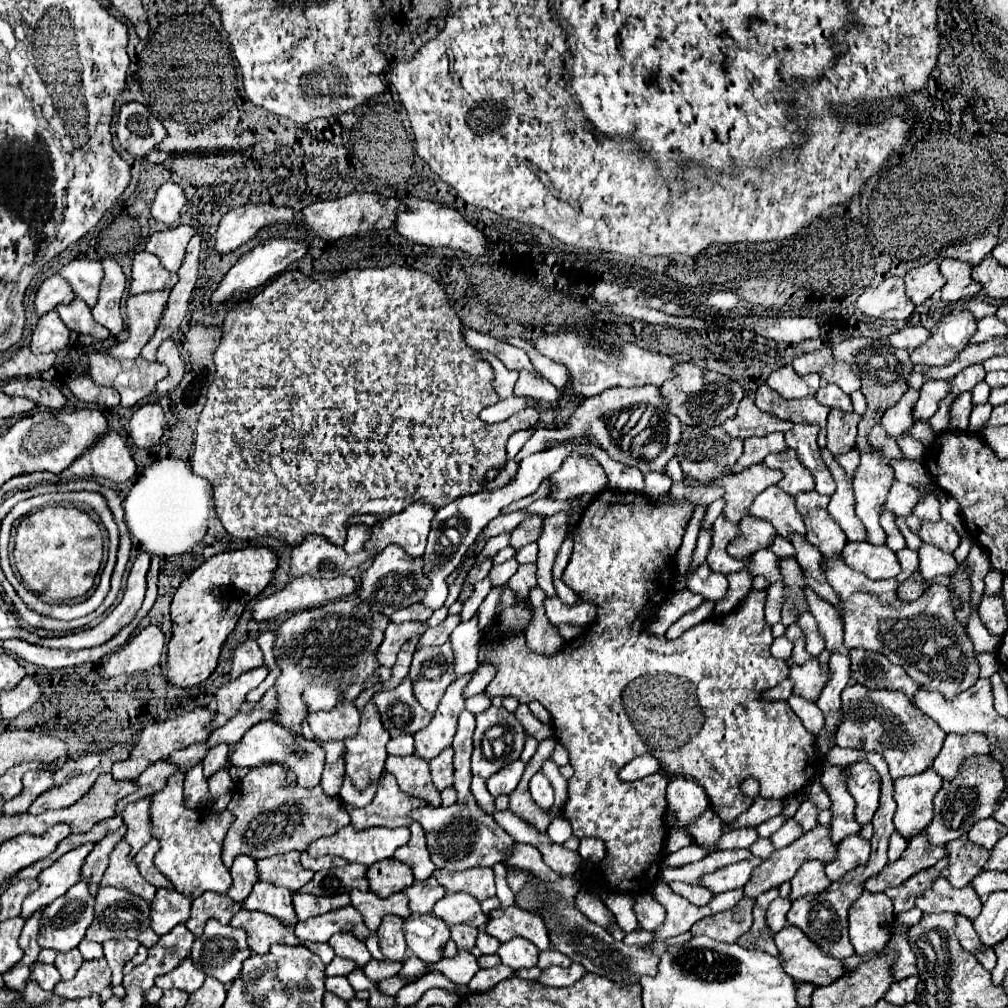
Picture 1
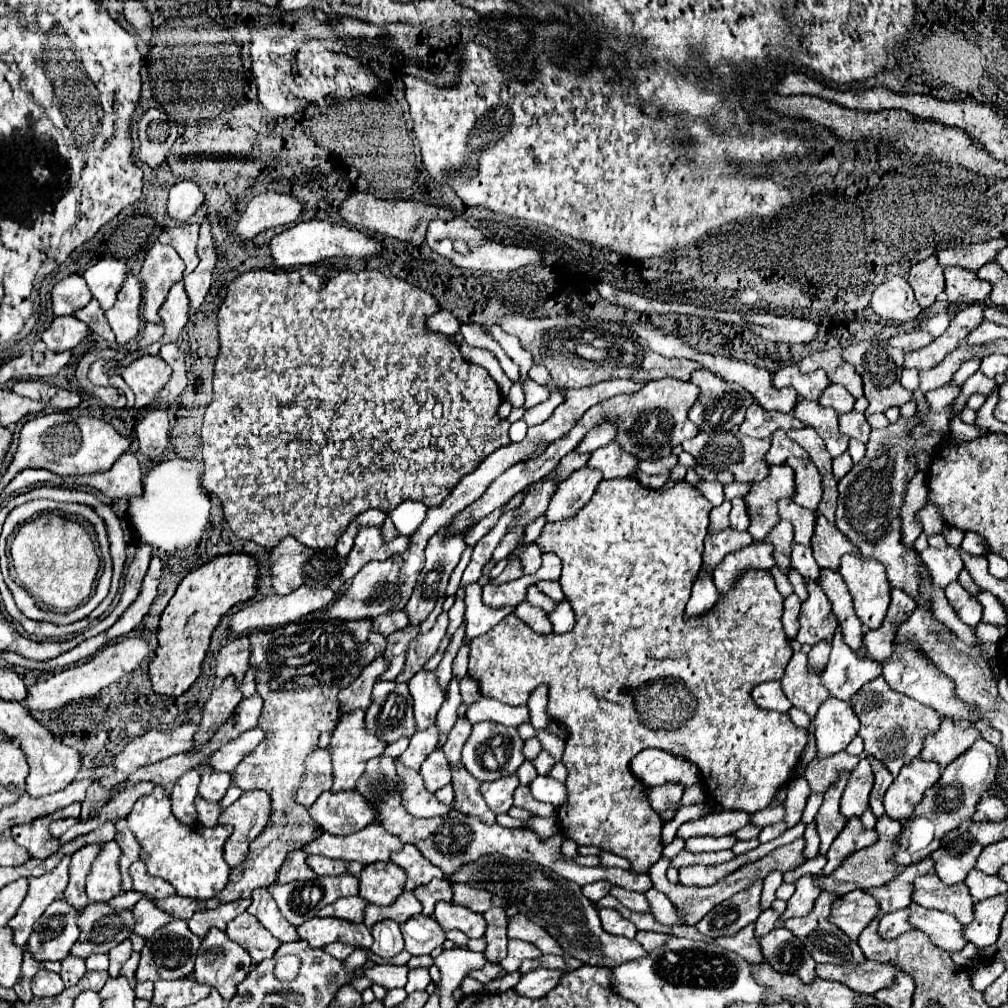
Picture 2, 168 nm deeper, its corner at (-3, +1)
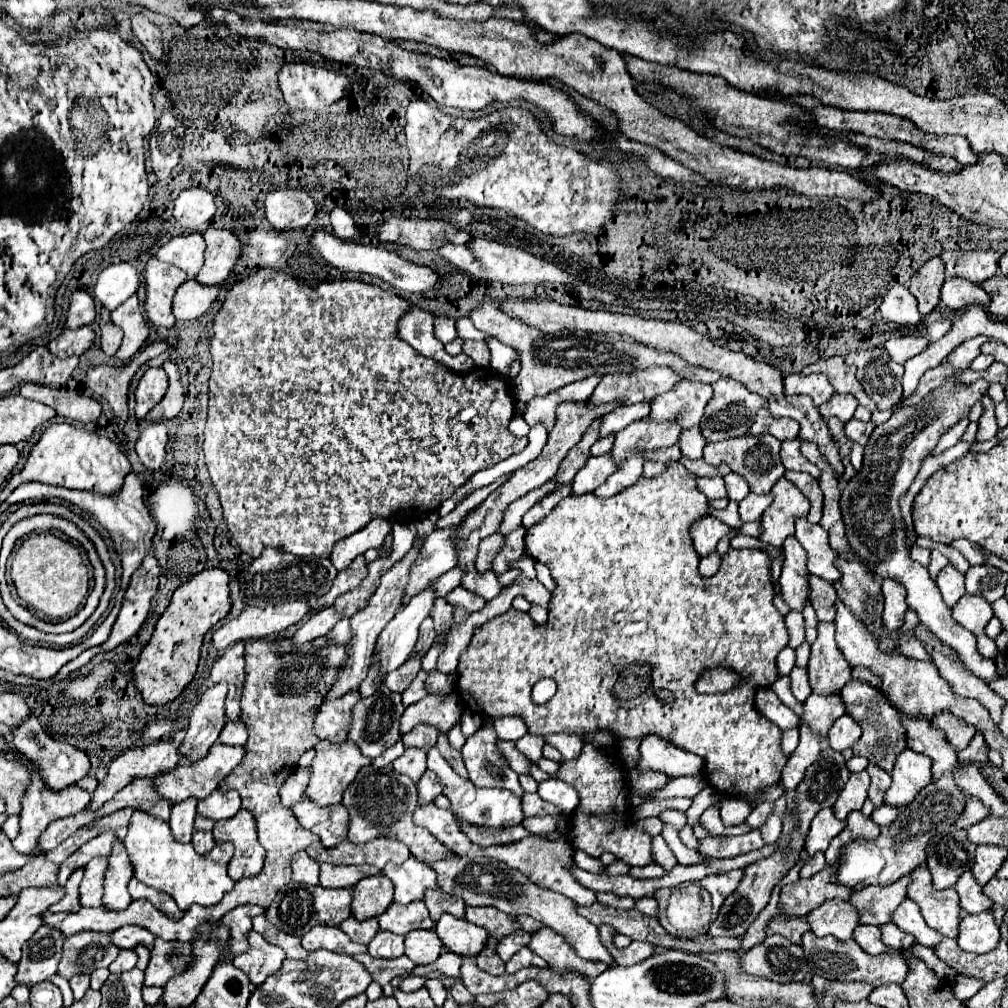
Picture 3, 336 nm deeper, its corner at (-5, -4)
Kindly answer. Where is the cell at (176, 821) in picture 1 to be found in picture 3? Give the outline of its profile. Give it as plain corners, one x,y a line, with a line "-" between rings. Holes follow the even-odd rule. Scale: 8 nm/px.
136,810
128,826
124,846
128,848
128,856
134,866
134,876
146,886
152,886
172,896
180,910
188,910
192,904
214,906
222,900
226,892
234,888
234,880
226,872
234,852
230,842
216,844
210,854
198,856
192,844
182,844
172,836
168,822
156,820
146,812

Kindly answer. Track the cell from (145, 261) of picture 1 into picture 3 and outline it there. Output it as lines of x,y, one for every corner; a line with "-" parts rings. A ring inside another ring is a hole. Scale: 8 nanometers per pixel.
152,256
144,270
146,278
146,314
148,320
158,328
172,328
174,326
174,314
172,314
172,296
178,290
180,284
186,282
186,272
160,262
156,256

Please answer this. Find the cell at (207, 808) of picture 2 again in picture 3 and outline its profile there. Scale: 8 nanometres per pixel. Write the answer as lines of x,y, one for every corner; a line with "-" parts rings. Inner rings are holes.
196,832
194,838
192,838
192,844
196,846
196,852
200,854
208,854
212,848
214,848
214,838
212,838
212,832

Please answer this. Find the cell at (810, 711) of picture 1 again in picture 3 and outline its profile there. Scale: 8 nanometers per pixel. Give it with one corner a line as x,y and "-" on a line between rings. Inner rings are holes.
798,728
794,730
784,730
782,732
782,738
780,738
780,746
784,750
786,756
790,756
794,752
794,748
798,746

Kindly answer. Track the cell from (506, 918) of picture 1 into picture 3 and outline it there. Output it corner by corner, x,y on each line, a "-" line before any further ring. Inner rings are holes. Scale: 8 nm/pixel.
542,928
542,930
534,932
528,948
532,952
536,952
538,956
542,956
548,962
548,966
560,974
576,972
586,978
596,978
600,972
610,968
608,964
580,960
580,956
576,956
576,952
572,952
572,946
560,934
552,932
550,928

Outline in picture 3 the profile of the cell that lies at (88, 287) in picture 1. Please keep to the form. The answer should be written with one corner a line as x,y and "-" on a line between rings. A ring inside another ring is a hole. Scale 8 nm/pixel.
128,262
108,266
100,272
94,296
108,308
114,310
124,300
128,300
140,286
140,276
136,268

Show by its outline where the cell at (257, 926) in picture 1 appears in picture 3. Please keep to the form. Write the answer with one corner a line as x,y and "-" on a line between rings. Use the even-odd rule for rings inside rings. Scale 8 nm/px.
250,932
248,942
250,942
248,952
238,954
232,960
232,964
236,968
240,968
250,978
250,982
254,986
260,986
260,984
264,984
264,980
268,976
272,976
282,966
286,956
284,956
284,952
278,946
266,942
256,932

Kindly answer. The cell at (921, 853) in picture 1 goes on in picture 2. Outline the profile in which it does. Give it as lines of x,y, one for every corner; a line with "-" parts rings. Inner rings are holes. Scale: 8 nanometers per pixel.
878,841
872,847
852,853
832,875
822,875
818,885
836,895
846,895
856,887
864,891
882,887
904,869
894,861
896,851
896,841

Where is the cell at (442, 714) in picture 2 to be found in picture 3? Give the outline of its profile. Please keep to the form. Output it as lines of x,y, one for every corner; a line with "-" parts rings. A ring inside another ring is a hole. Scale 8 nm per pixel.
430,748
428,752
428,768
432,772
438,774
440,784
444,788
444,796
448,796
450,800
450,810
456,818
460,818
464,824
472,824
472,826
490,826
490,828
508,828
508,826
516,826
522,824
524,814
520,808
520,798
508,790
484,790
484,788
476,788
470,784
470,780
458,776
448,762
440,756
438,748

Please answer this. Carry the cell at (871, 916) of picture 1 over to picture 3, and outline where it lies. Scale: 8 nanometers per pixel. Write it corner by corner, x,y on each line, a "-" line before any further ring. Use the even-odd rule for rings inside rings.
826,900
820,908
806,914
806,922
820,938
834,936
838,940
848,940
858,926
858,912
846,900

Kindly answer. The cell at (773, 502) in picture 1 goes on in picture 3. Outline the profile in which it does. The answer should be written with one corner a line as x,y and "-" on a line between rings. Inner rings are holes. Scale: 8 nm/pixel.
796,520
796,540
808,552
808,570
814,576
834,584
840,580
836,568
836,552
828,544
828,532
820,524
808,524
808,520

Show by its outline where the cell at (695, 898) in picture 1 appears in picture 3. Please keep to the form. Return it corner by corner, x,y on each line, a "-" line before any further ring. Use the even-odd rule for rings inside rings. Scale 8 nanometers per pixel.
661,835
653,837
651,847
654,861
660,864
667,873
670,872
677,864
677,859

